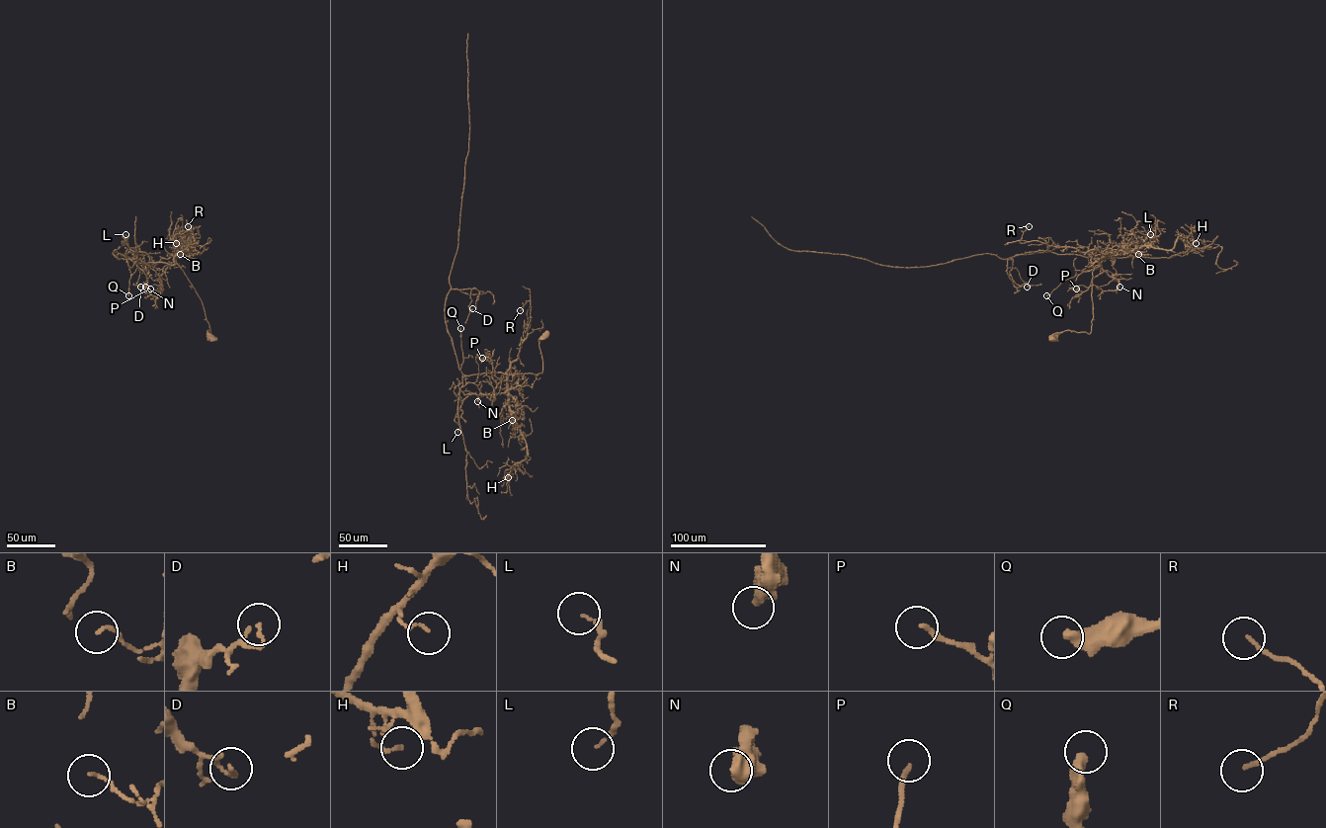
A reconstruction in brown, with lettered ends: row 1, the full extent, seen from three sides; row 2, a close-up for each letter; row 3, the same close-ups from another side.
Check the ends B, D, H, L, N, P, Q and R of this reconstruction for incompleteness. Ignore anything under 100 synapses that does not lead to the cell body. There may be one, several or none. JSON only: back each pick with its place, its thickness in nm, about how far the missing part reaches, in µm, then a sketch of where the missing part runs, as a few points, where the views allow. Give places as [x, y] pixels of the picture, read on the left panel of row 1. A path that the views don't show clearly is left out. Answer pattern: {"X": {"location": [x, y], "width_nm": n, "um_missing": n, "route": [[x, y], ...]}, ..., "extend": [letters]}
{"extend": []}

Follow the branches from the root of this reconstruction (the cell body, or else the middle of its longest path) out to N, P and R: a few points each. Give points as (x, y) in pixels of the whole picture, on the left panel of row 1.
N: (213, 339), (207, 335), (210, 332), (202, 301), (180, 266), (134, 263), (127, 252), (144, 266), (145, 287)
P: (213, 339), (207, 335), (210, 332), (202, 301), (176, 262), (160, 278), (160, 294), (152, 295), (150, 289)
R: (213, 339), (207, 335), (207, 330), (210, 332), (201, 299), (174, 262), (178, 253), (199, 243), (188, 226)

